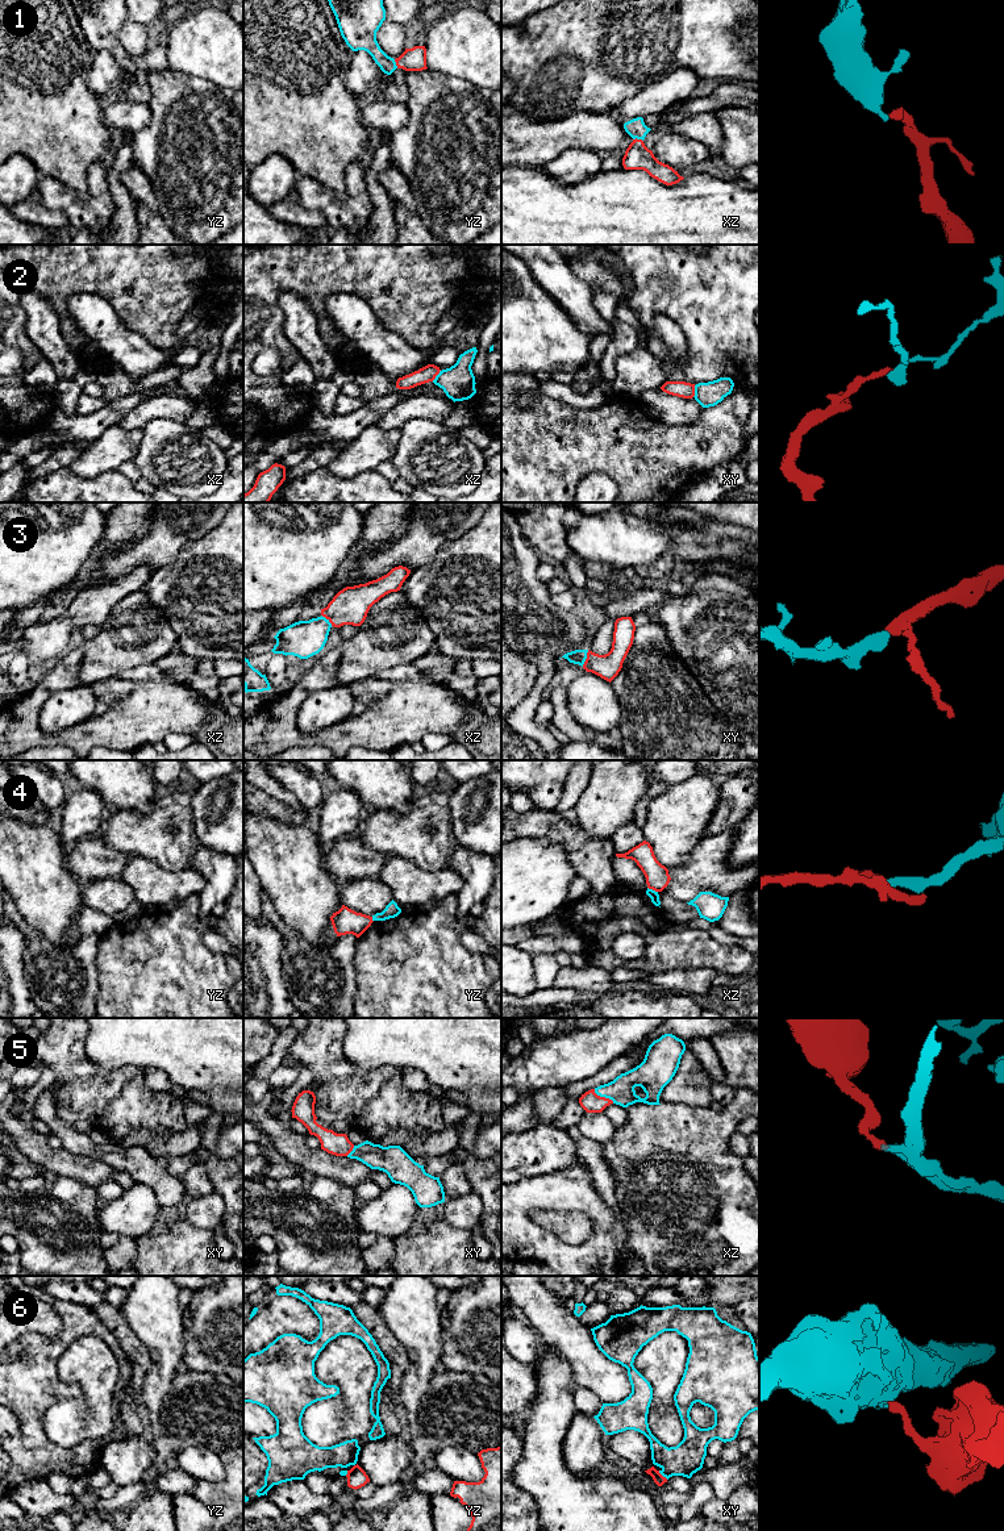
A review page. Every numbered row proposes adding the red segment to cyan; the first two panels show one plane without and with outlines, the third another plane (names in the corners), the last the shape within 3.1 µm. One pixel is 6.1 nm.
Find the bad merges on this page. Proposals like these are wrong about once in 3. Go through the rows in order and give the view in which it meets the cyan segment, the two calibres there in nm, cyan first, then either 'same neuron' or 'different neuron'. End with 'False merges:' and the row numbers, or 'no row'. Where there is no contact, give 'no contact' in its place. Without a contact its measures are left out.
1: meets cyan in xz; 120 nm thick on the cyan side, 160 nm on the other; same neuron
2: meets cyan in xy; 150 nm thick on the cyan side, 100 nm on the other; different neuron
3: meets cyan in xy; 90 nm thick on the cyan side, 150 nm on the other; same neuron
4: meets cyan in xz; 60 nm thick on the cyan side, 140 nm on the other; different neuron
5: meets cyan in xz; 160 nm thick on the cyan side, 120 nm on the other; same neuron
6: meets cyan in xy; 200 nm thick on the cyan side, 70 nm on the other; different neuron
False merges: 2, 4, 6

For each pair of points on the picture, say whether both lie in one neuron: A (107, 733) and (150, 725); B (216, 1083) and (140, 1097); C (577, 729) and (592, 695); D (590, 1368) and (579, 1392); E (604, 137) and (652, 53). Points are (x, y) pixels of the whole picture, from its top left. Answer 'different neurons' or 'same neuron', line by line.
A: same neuron
B: different neurons
C: different neurons
D: different neurons
E: different neurons

